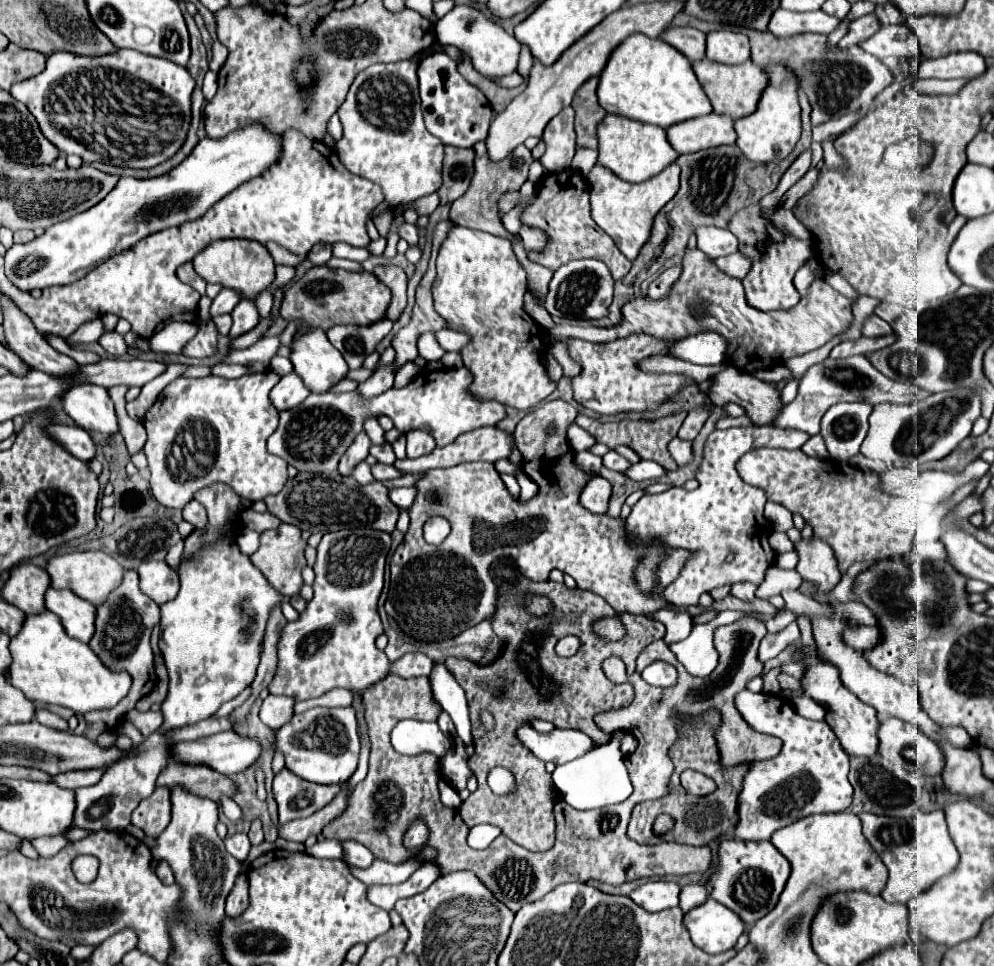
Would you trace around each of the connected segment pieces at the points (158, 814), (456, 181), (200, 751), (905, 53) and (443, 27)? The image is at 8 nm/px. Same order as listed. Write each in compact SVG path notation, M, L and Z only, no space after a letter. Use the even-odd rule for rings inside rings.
M166 786L156 788L156 792L144 798L132 812L132 824L142 828L146 836L160 836L160 832L170 822L170 790Z
M458 146L444 148L444 170L442 170L444 184L438 190L442 206L452 204L468 190L472 178L472 160L474 160L472 148L458 148Z
M236 730L220 732L194 742L176 744L176 760L194 764L212 764L218 772L244 772L260 758L264 746L254 736L242 736Z
M884 24L884 26L880 26L880 30L874 36L862 40L858 46L864 52L868 52L880 60L920 58L920 54L922 54L916 36L904 24L898 24L898 26Z
M456 4L438 24L436 24L436 38L440 44L452 44L464 50L472 66L486 78L500 78L506 74L516 72L520 44L514 36L510 36L494 18L484 16L470 4Z

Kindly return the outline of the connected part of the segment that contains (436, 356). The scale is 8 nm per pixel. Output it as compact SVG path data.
M424 332L424 336L418 338L418 354L424 356L428 362L440 360L444 356L444 348L438 344L434 332Z

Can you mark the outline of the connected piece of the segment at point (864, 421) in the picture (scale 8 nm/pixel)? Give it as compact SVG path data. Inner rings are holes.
M838 402L820 420L820 436L832 458L846 462L858 454L868 432L868 418L874 406L868 402Z

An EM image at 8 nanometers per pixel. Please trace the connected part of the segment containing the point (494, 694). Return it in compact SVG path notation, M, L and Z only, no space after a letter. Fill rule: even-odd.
M522 578L518 592L502 592L500 608L492 618L494 632L500 638L502 654L496 662L490 662L482 672L468 674L464 668L464 660L448 658L446 666L456 674L458 684L464 688L466 698L470 702L470 720L472 720L472 736L476 752L468 760L468 766L478 778L478 790L462 802L458 808L466 826L476 824L492 824L502 830L504 836L514 840L516 844L532 850L546 852L554 846L556 840L556 820L554 820L554 798L556 786L552 776L546 772L544 762L538 760L516 736L516 730L532 720L552 722L556 728L576 728L588 734L596 744L608 744L610 734L598 728L594 722L596 712L620 710L632 704L634 688L630 684L612 684L604 670L602 662L606 656L618 656L626 664L626 672L636 670L636 656L642 648L652 644L654 640L664 638L666 626L658 620L652 620L646 614L628 614L616 612L604 598L594 592L568 588L564 582L530 582ZM524 594L542 594L552 602L552 610L546 616L534 616L526 610ZM600 618L620 618L626 628L626 636L618 642L606 642L594 632L594 622ZM574 634L580 638L580 650L570 658L560 658L554 652L554 646L560 638ZM522 662L538 662L538 664L522 664ZM484 684L488 688L484 688ZM488 710L494 716L494 728L486 730L480 722L480 712ZM502 766L508 768L518 782L518 792L510 796L494 796L488 788L488 774L492 768Z

